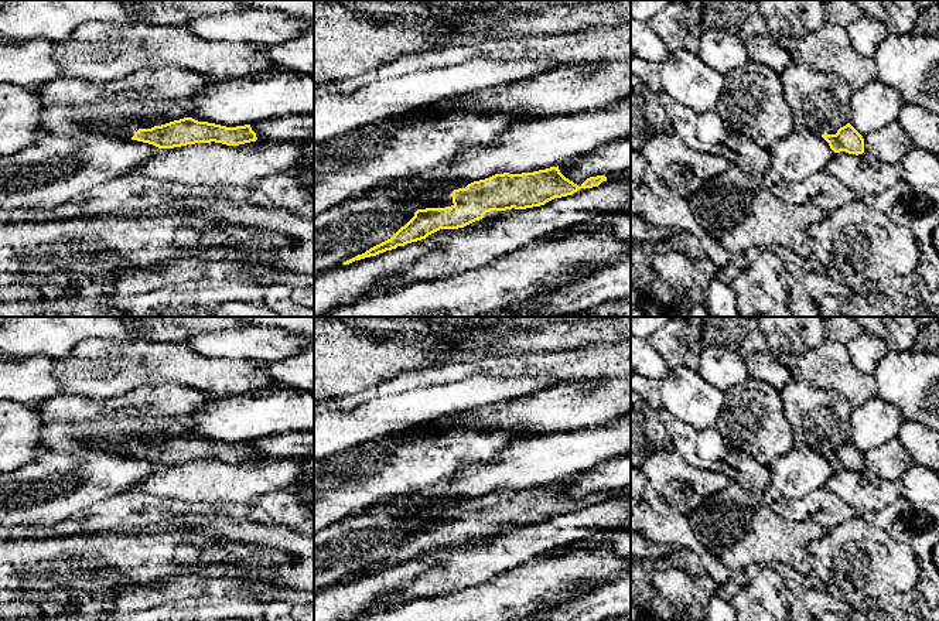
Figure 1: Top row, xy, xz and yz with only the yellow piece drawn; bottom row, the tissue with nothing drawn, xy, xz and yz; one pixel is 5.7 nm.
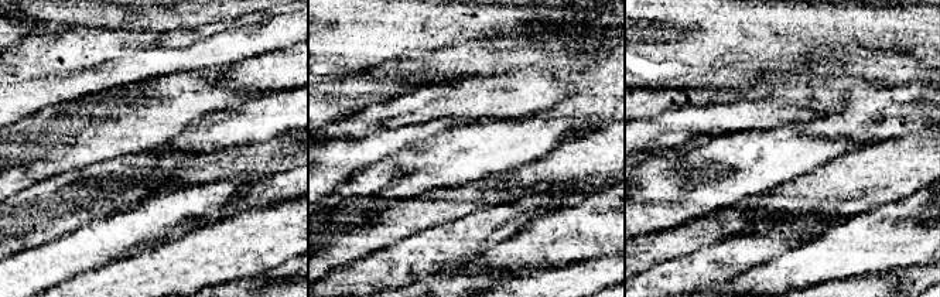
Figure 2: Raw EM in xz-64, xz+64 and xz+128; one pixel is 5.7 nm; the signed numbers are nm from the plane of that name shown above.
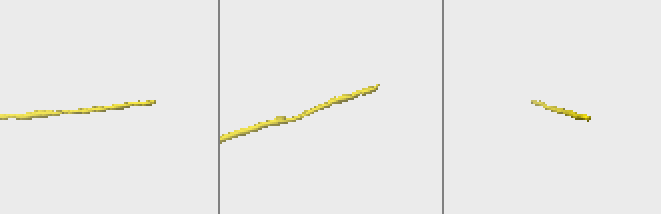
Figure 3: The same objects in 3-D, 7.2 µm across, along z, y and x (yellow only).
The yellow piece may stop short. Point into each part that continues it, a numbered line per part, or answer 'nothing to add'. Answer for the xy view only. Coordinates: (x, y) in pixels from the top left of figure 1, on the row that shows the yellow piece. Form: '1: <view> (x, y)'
nothing to add

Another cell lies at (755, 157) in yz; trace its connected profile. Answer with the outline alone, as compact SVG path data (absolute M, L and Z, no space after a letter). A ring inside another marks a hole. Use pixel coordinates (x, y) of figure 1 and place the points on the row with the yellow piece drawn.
M728 130L723 144L740 154L751 170L758 173L771 170L769 150L759 147L748 136Z

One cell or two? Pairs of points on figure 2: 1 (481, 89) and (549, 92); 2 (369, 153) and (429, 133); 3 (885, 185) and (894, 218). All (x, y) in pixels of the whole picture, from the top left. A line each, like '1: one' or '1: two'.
1: one
2: one
3: two

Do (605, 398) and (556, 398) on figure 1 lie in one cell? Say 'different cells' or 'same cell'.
same cell

